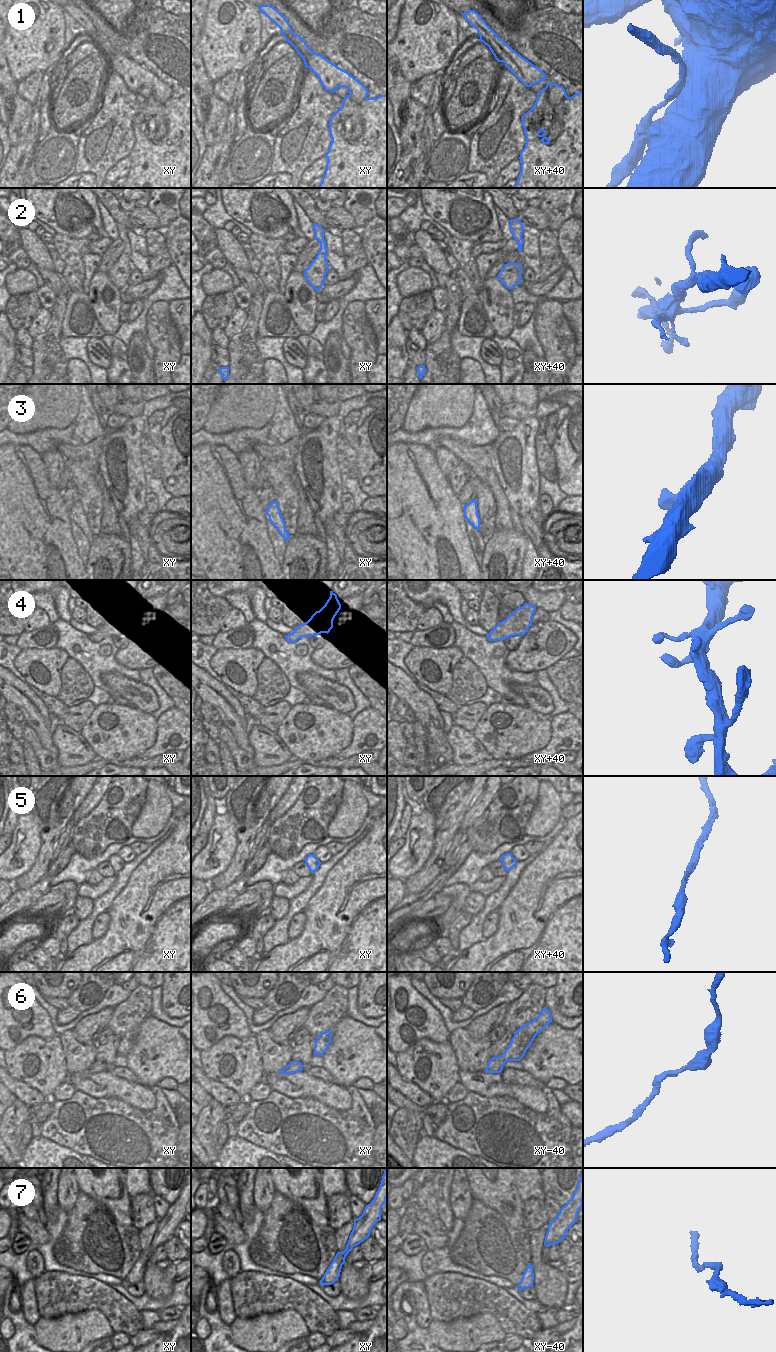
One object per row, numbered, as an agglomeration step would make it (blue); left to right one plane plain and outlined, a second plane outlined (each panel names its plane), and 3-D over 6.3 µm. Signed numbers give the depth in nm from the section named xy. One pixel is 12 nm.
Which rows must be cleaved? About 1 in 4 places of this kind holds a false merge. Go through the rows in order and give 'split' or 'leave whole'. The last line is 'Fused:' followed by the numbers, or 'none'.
1: split
2: leave whole
3: leave whole
4: leave whole
5: split
6: leave whole
7: leave whole
Fused: 1, 5

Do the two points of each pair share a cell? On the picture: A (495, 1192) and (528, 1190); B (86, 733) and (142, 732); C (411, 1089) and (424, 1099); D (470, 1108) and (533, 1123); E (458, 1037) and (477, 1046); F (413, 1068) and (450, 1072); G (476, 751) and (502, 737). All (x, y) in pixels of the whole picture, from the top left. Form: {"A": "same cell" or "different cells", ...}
{"A": "different cells", "B": "same cell", "C": "same cell", "D": "same cell", "E": "same cell", "F": "same cell", "G": "different cells"}

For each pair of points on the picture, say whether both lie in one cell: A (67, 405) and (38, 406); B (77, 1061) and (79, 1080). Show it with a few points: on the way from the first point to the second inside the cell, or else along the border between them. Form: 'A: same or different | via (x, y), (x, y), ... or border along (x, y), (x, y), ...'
A: same | via (60, 405), (45, 405)
B: different | border along (82, 1071), (69, 1074)

